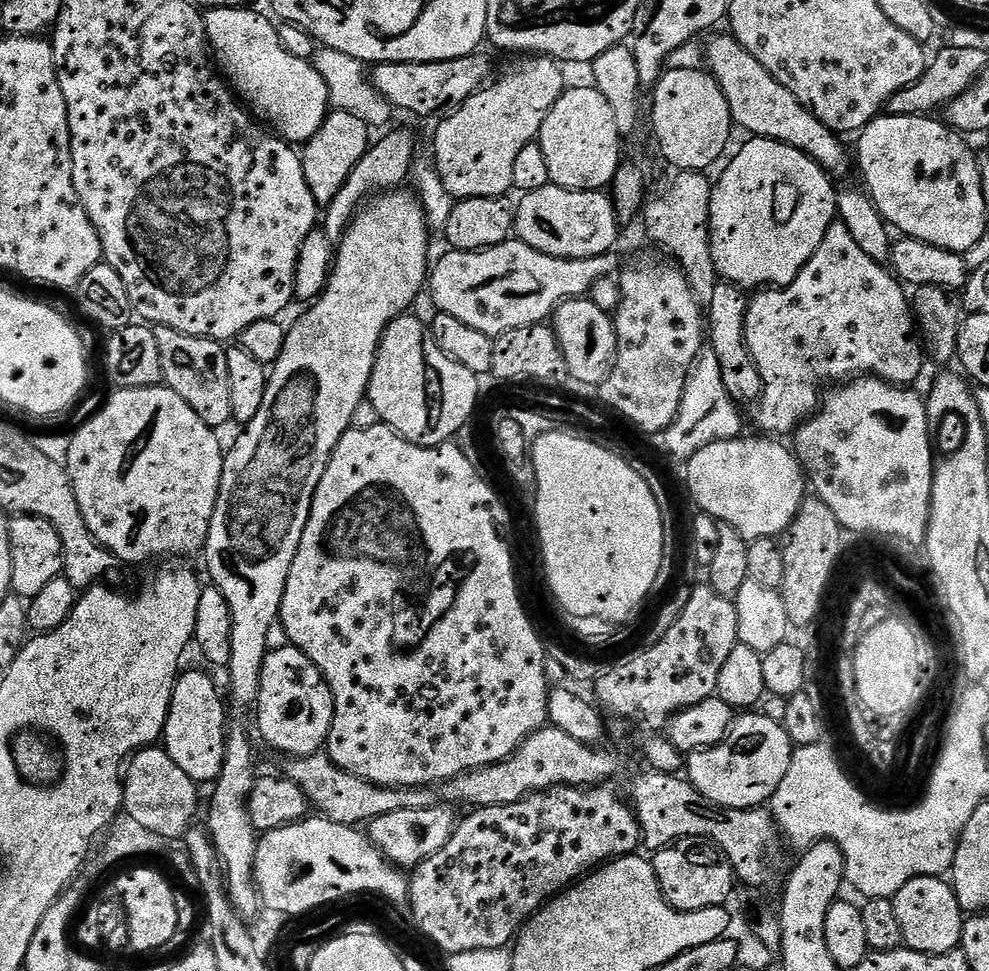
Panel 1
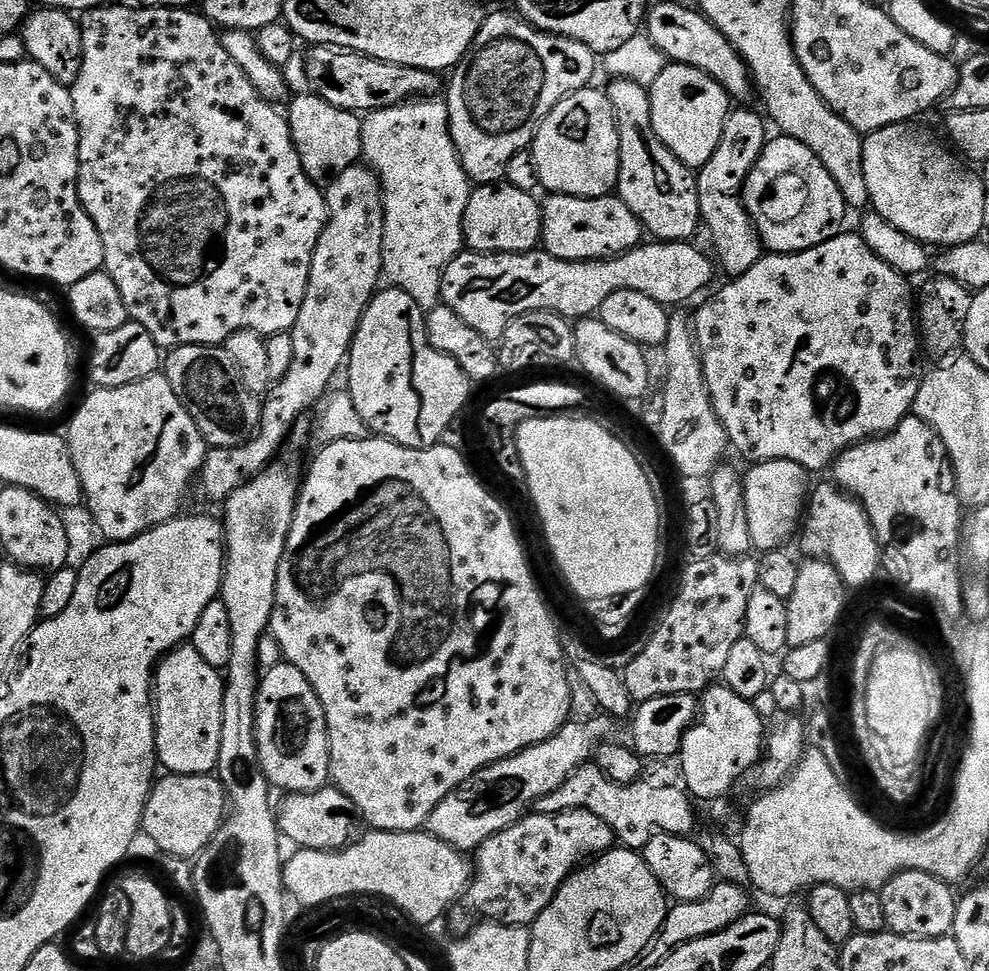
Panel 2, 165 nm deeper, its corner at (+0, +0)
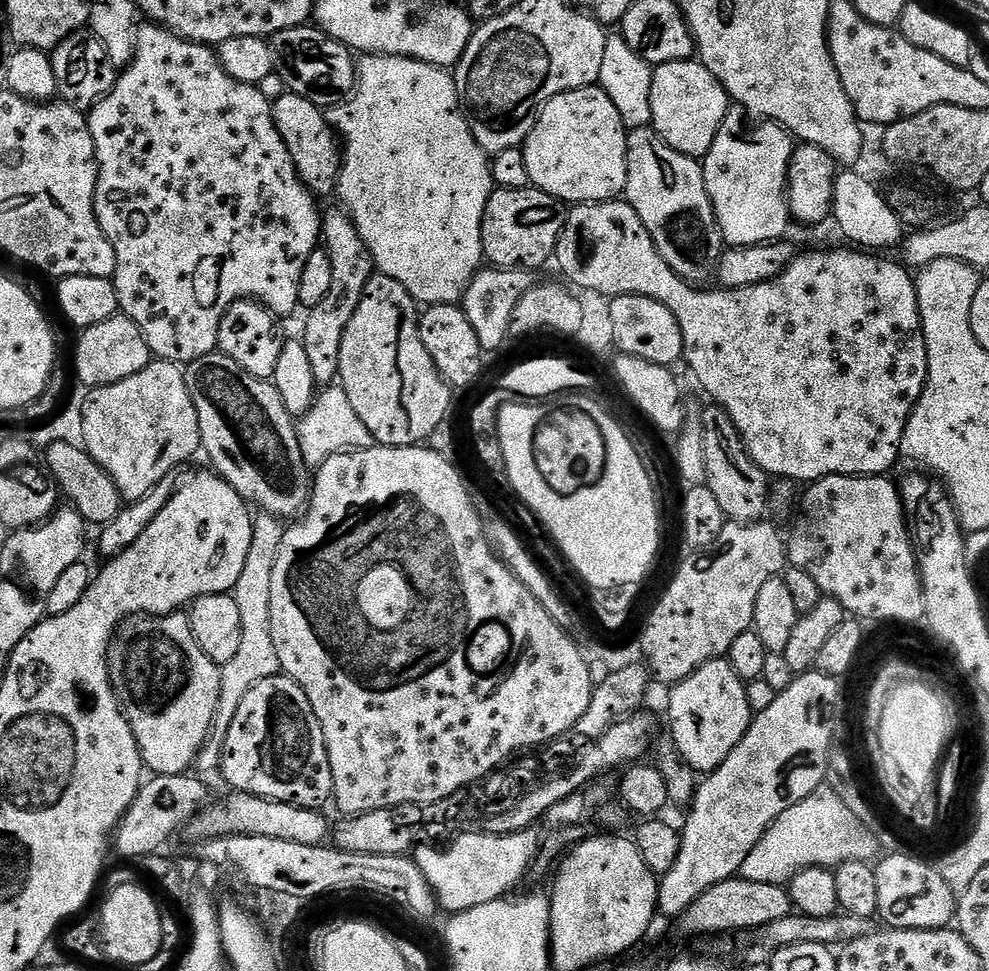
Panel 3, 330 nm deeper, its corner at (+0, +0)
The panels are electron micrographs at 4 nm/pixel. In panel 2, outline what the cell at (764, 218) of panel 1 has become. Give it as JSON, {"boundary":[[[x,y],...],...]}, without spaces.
{"boundary":[[[783,134],[769,139],[758,162],[744,183],[744,204],[765,249],[772,254],[801,252],[822,246],[830,238],[841,235],[844,215],[850,212],[838,190],[838,182],[830,178],[830,170],[810,150],[794,138]]]}

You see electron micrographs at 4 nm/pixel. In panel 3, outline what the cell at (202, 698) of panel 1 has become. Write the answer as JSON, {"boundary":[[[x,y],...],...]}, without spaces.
{"boundary":[[[187,615],[133,616],[117,628],[108,646],[108,673],[149,773],[157,776],[185,774],[195,765],[198,750],[202,750],[218,710],[220,669],[221,665],[202,654],[202,646],[198,646],[198,638],[194,638]]]}

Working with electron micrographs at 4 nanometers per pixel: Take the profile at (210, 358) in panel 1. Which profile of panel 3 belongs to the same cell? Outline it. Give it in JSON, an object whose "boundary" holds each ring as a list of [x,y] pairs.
{"boundary":[[[219,350],[187,365],[184,377],[198,414],[200,446],[203,455],[208,455],[209,462],[213,464],[211,467],[215,475],[223,478],[249,505],[256,507],[257,504],[260,512],[269,512],[281,518],[299,517],[308,507],[314,476],[300,449],[294,418],[286,406],[282,406],[276,385],[254,378],[254,374],[246,374],[246,370],[242,370],[234,358]]]}

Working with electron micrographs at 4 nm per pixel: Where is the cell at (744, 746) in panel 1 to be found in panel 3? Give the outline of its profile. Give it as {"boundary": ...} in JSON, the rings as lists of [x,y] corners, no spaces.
{"boundary":[[[727,659],[712,660],[690,678],[671,685],[668,696],[668,724],[674,742],[697,774],[707,774],[730,758],[730,750],[742,742],[752,724],[753,712],[746,702],[745,681],[728,665]]]}

